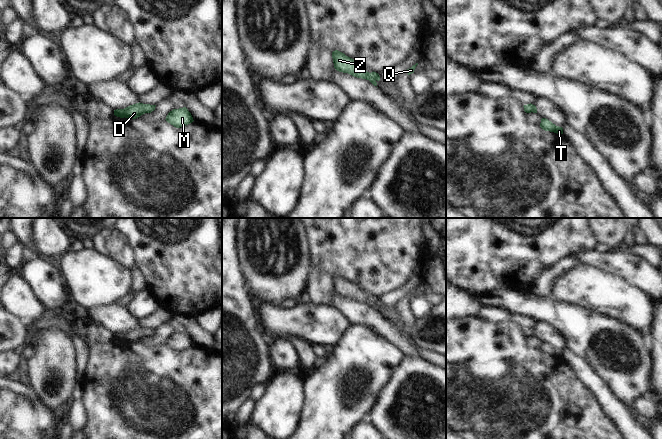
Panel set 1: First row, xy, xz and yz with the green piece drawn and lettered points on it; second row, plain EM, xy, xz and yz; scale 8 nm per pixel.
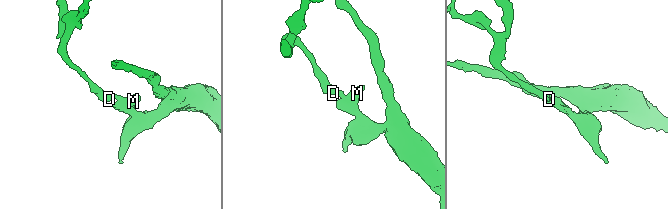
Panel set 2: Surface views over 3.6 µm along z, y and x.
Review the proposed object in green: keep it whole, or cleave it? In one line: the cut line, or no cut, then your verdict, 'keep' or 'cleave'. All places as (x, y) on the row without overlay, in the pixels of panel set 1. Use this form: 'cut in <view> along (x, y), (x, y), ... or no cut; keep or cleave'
no cut; keep

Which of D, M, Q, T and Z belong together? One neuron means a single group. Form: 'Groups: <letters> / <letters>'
Groups: D M Q T Z

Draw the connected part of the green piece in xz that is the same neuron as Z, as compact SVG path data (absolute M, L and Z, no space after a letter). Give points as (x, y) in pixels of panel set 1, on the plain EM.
M335 274L332 276L334 292L343 297L348 297L354 301L369 304L374 310L377 311L377 306L380 300L376 296L367 296L365 291L357 284L346 280L344 277Z

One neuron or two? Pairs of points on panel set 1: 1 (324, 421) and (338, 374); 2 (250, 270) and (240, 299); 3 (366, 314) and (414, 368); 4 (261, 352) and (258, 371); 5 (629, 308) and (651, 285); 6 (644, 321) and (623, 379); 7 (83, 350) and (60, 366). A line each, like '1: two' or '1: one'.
1: one
2: two
3: two
4: one
5: two
6: two
7: two

